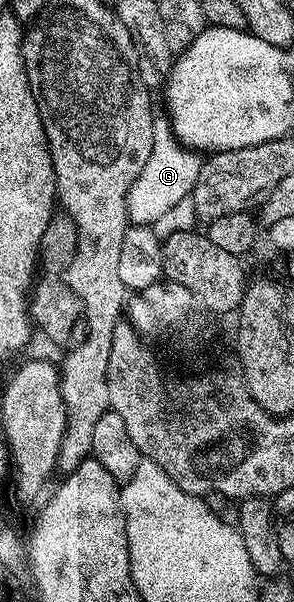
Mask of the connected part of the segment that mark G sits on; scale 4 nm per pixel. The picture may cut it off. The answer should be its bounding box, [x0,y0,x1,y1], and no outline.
[127,115,201,225]

